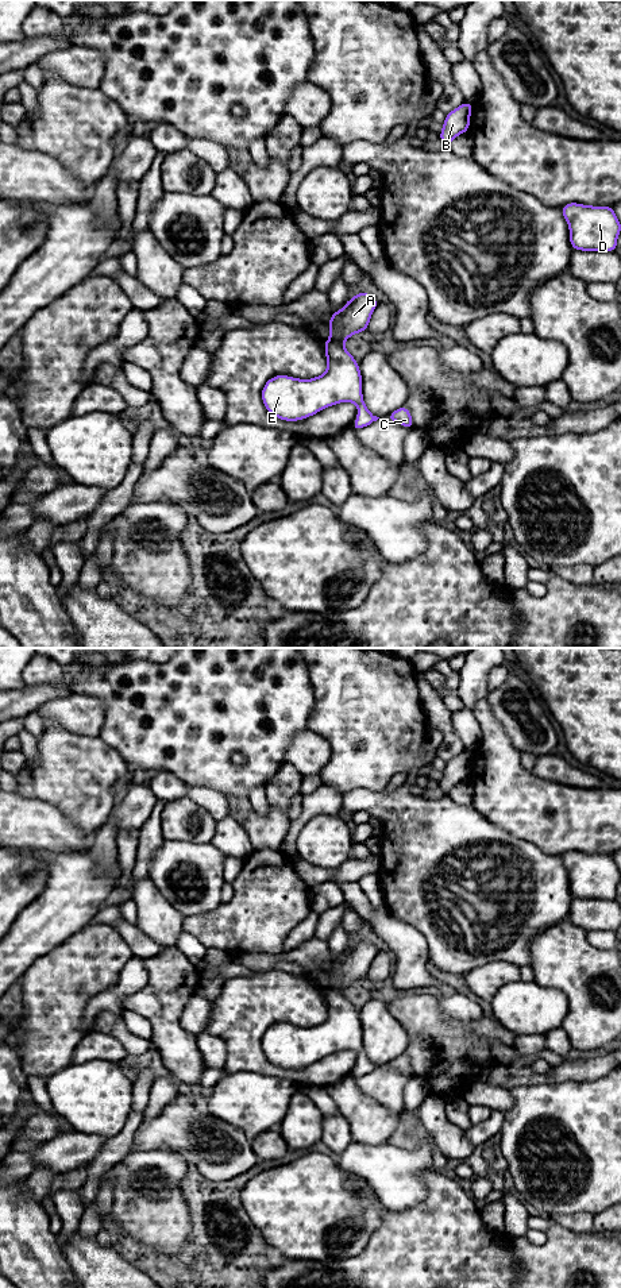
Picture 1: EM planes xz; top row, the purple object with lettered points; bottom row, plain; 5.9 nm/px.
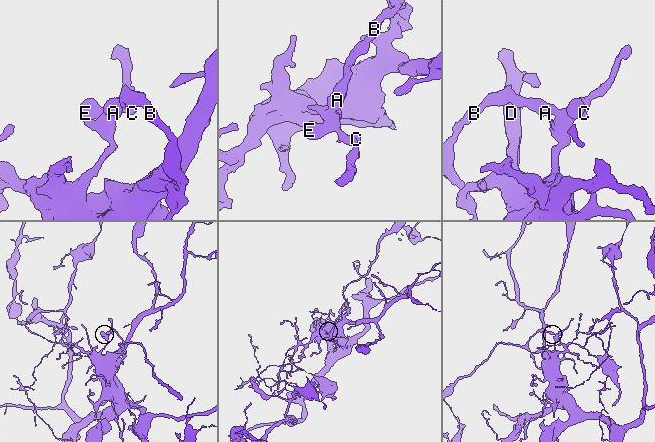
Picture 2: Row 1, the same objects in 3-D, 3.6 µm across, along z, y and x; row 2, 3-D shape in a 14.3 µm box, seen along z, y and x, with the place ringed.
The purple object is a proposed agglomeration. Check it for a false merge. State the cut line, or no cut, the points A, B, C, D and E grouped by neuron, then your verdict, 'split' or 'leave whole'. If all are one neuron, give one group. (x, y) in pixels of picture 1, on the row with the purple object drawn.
cut xz (330, 339), (342, 346); groups A B / C D E; split

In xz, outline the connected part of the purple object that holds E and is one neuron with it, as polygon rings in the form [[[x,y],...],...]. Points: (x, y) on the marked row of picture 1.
[[[332,340],[324,342],[327,371],[312,379],[289,375],[270,378],[262,389],[262,401],[267,412],[285,421],[298,421],[339,402],[358,405],[358,419],[352,429],[360,429],[377,421],[362,396],[359,363],[343,347]]]

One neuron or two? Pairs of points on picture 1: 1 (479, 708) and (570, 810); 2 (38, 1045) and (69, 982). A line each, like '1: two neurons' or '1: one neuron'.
1: one neuron
2: one neuron

